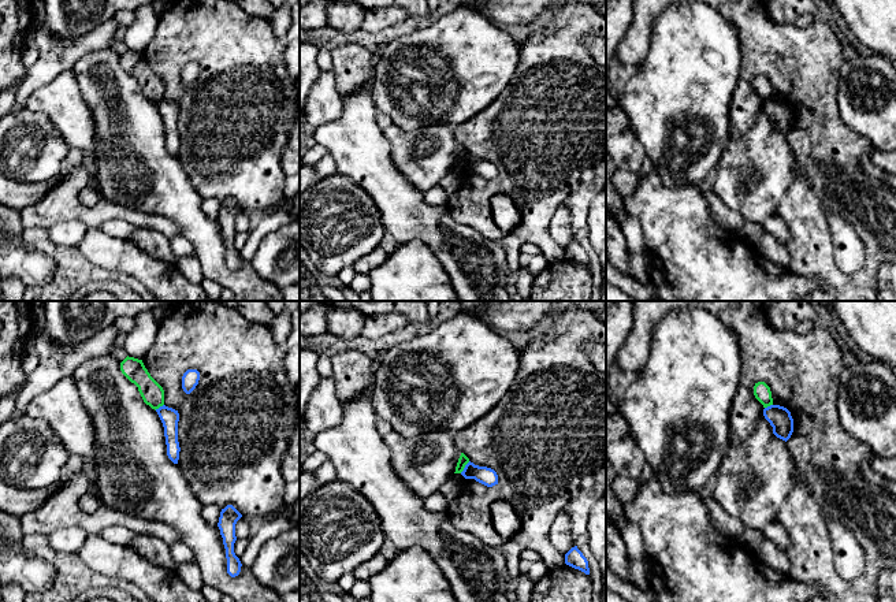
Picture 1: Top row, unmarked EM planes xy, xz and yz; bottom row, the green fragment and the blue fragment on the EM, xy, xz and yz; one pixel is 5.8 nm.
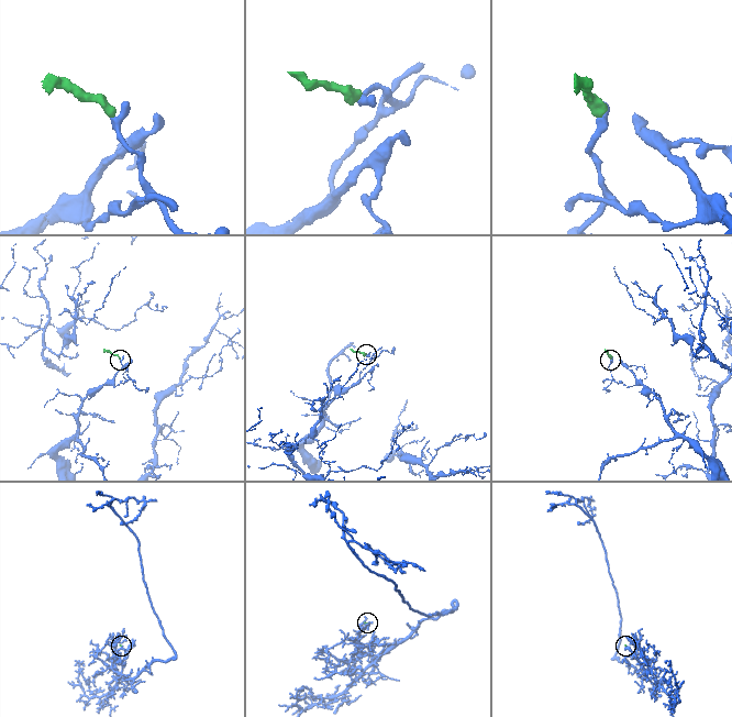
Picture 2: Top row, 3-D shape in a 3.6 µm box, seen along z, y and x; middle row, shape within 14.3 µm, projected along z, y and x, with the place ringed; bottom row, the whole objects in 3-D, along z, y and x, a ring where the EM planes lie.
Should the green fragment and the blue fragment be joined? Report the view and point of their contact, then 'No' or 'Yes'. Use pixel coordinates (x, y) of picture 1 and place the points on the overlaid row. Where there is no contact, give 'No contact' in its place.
Touches green at xz (464, 467). No

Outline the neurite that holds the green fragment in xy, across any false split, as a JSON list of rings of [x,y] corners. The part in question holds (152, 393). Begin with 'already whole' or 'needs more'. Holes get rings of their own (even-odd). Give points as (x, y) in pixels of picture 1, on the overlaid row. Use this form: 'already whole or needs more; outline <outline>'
already whole; outline [[[127,356],[120,363],[120,371],[131,383],[138,387],[138,391],[146,405],[155,410],[164,405],[164,390],[150,376],[142,360]]]

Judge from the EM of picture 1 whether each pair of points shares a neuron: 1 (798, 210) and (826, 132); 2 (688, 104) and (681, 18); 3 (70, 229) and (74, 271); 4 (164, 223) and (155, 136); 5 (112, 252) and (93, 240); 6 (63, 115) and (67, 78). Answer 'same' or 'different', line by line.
1: same
2: same
3: different
4: different
5: same
6: same

